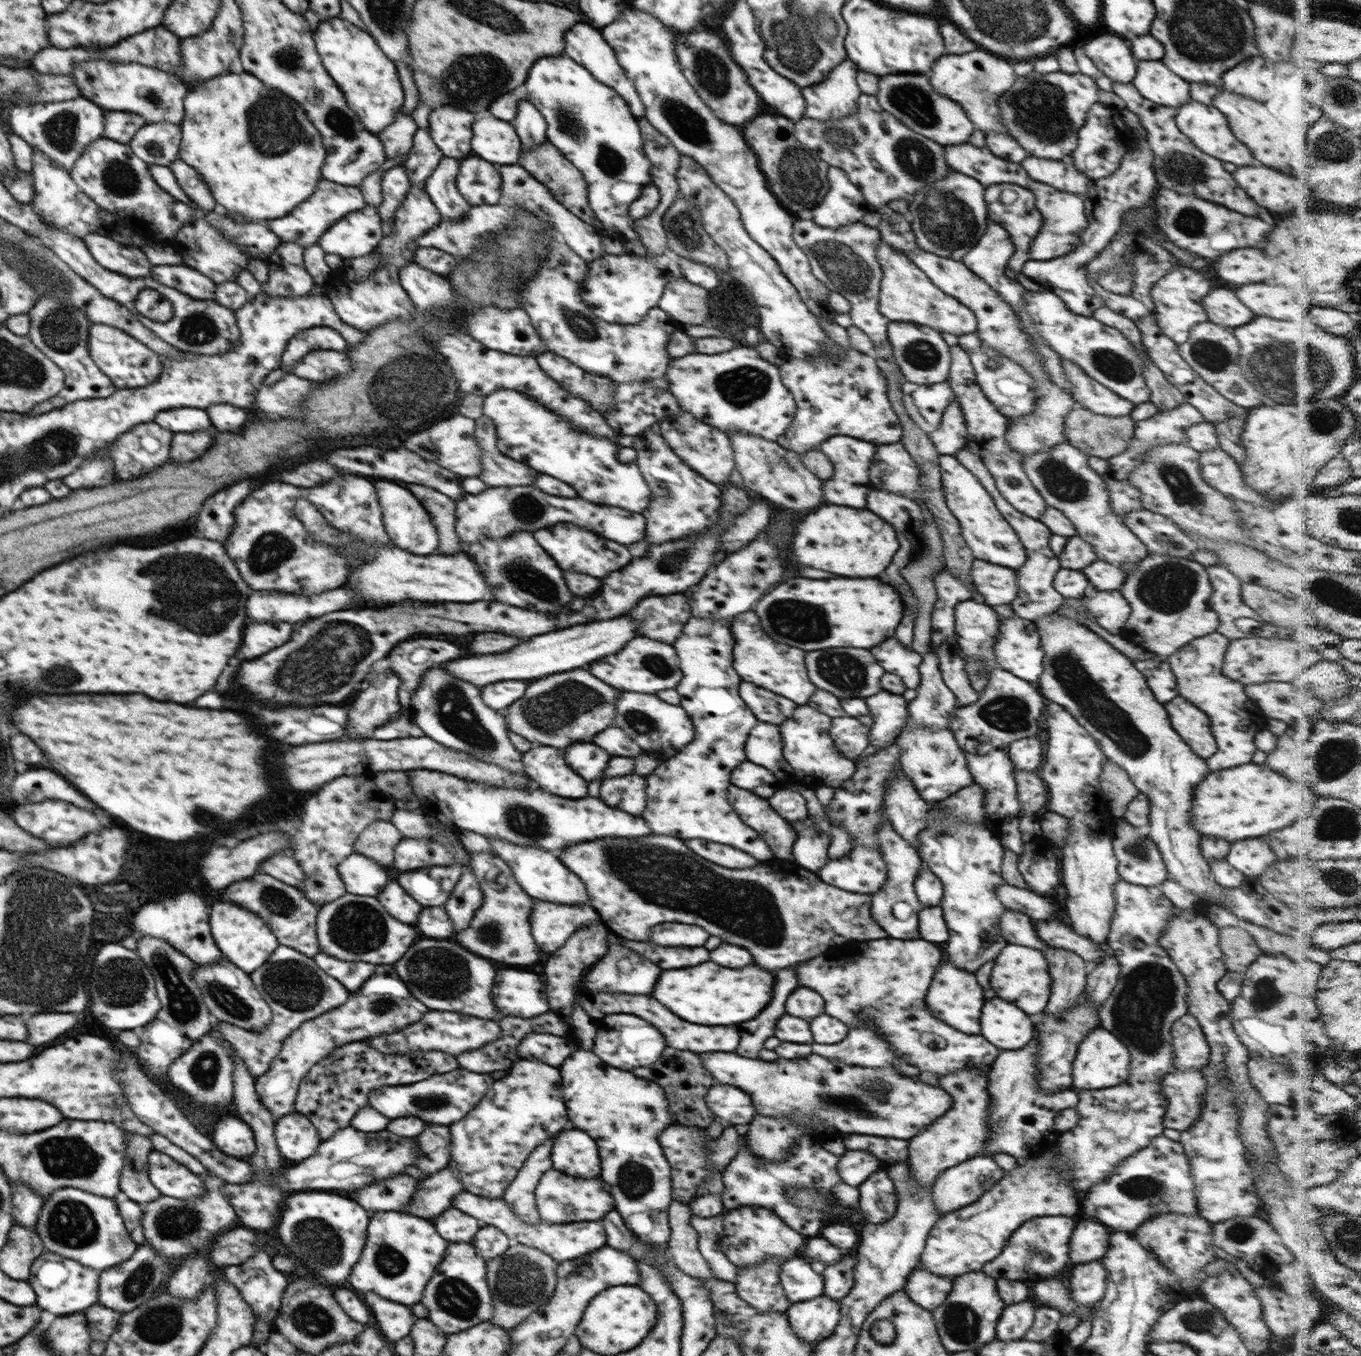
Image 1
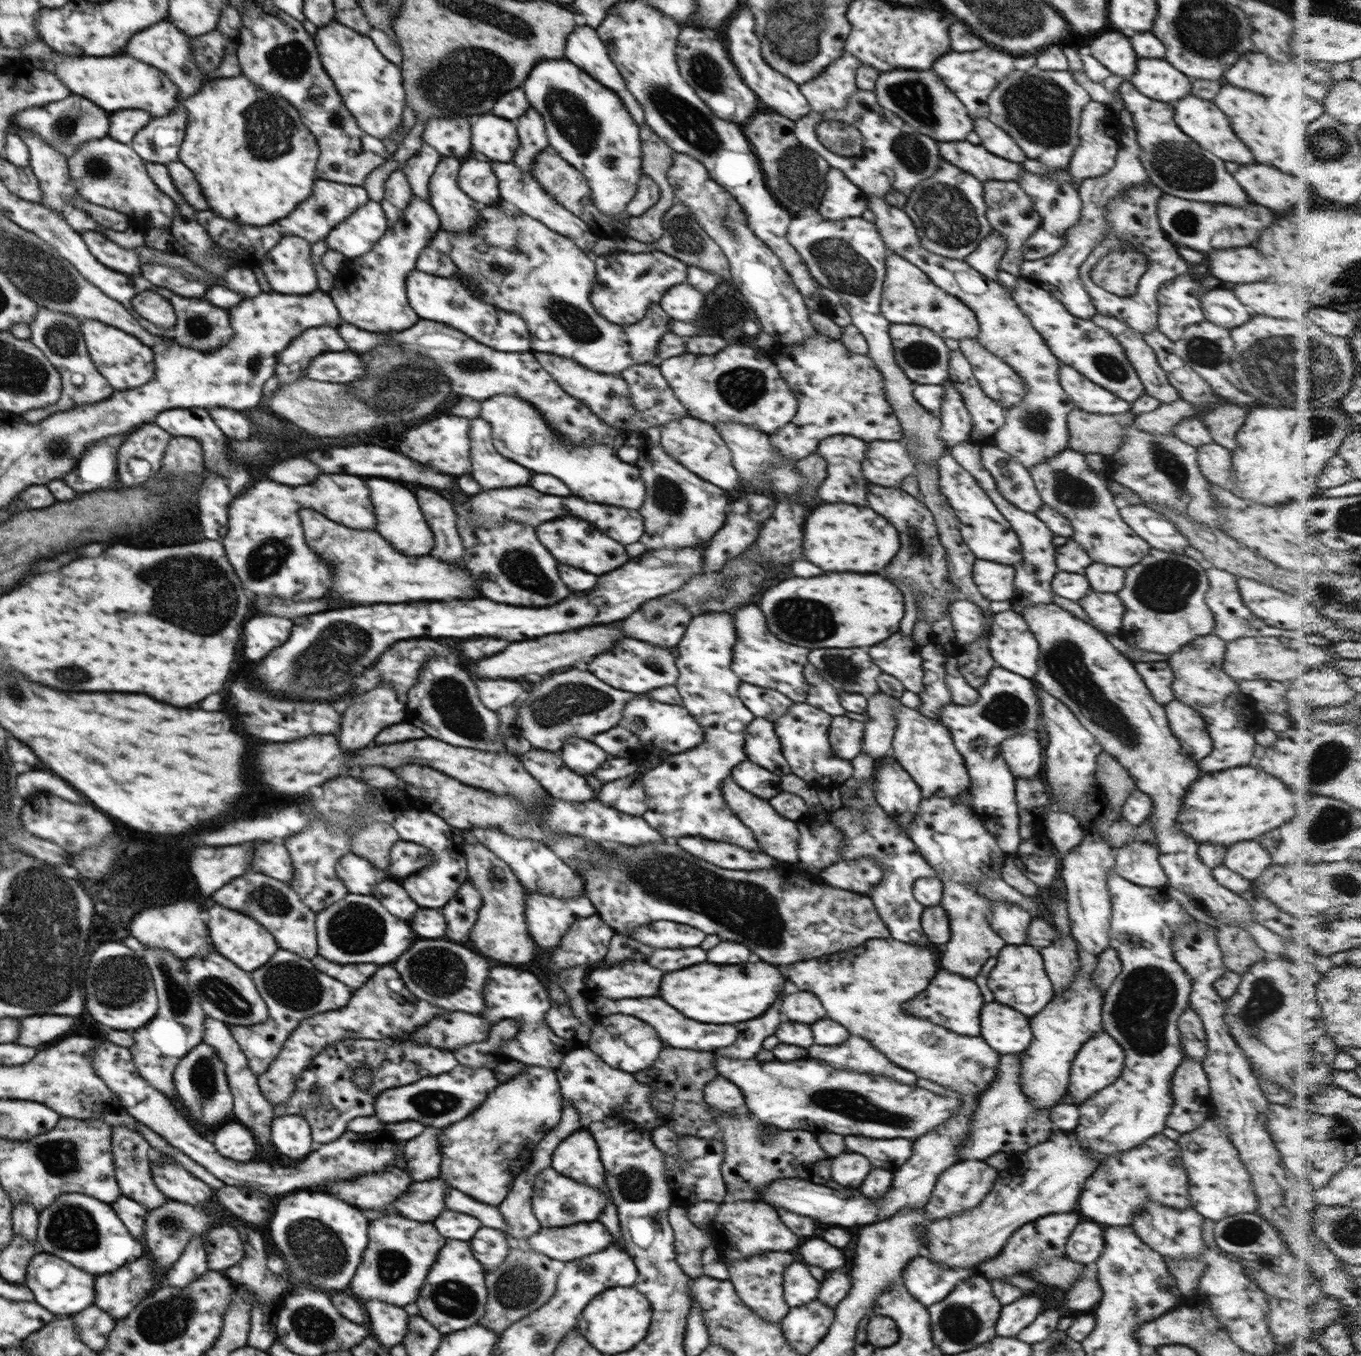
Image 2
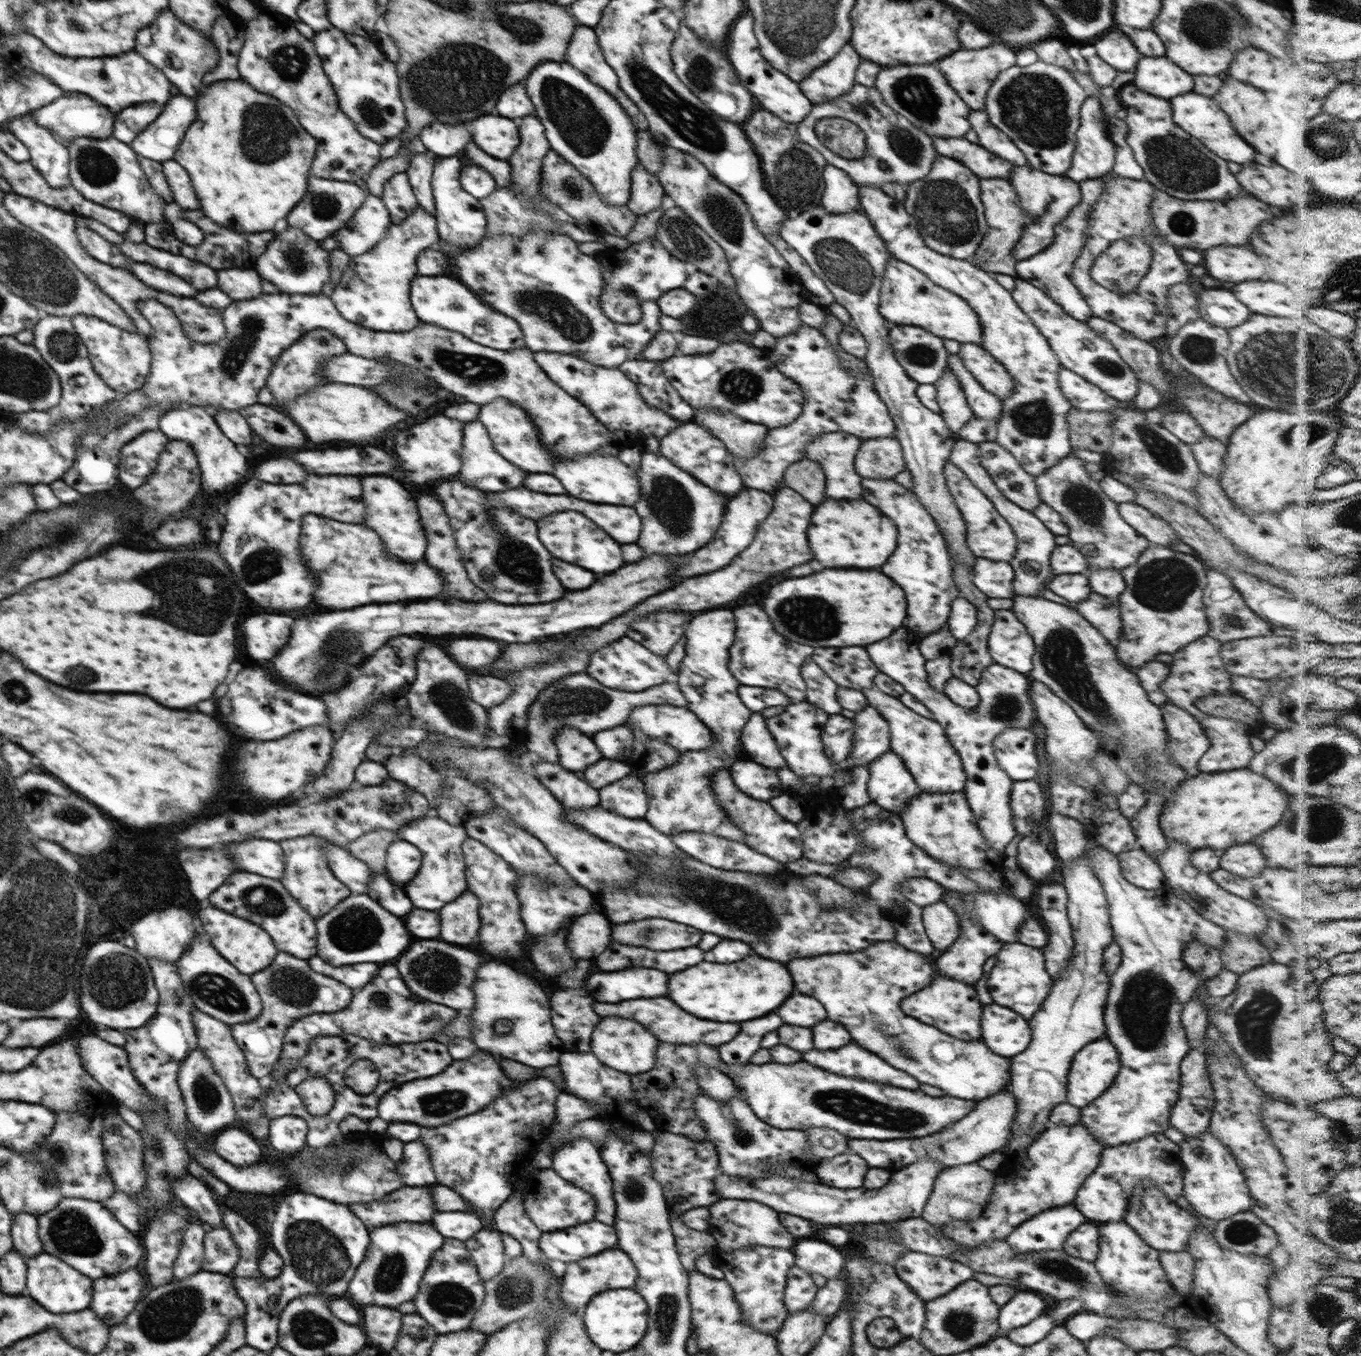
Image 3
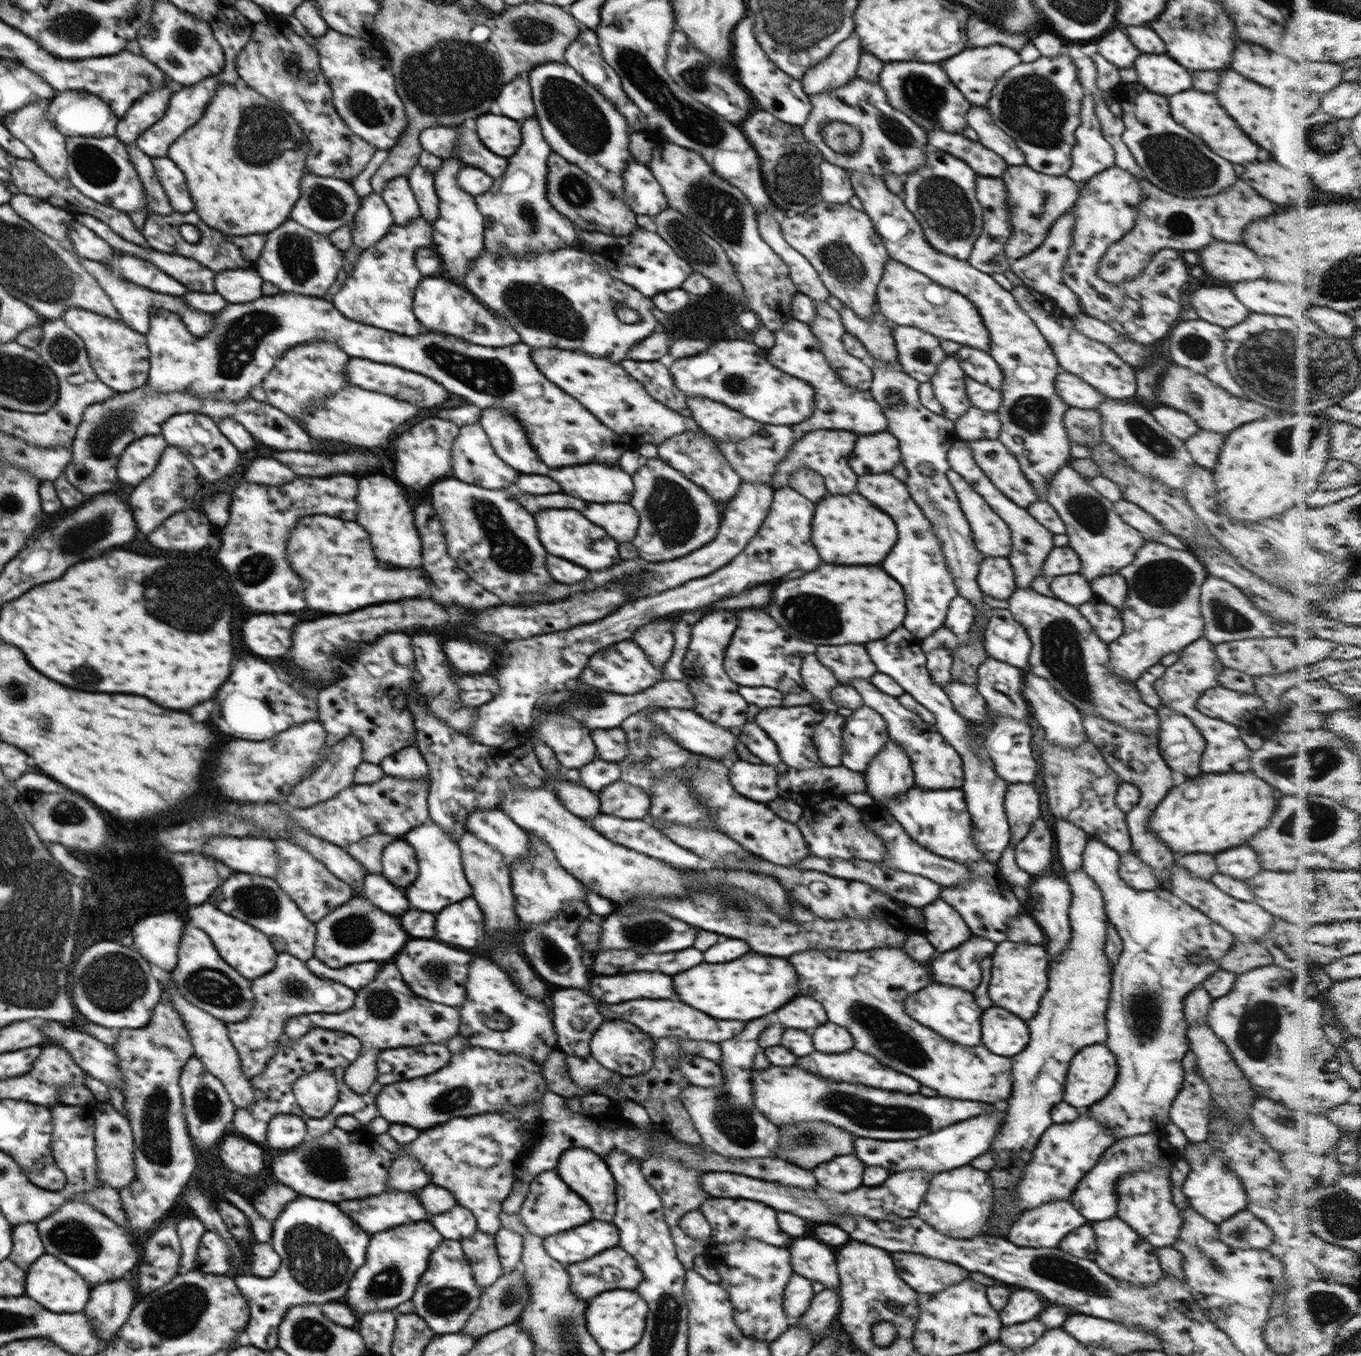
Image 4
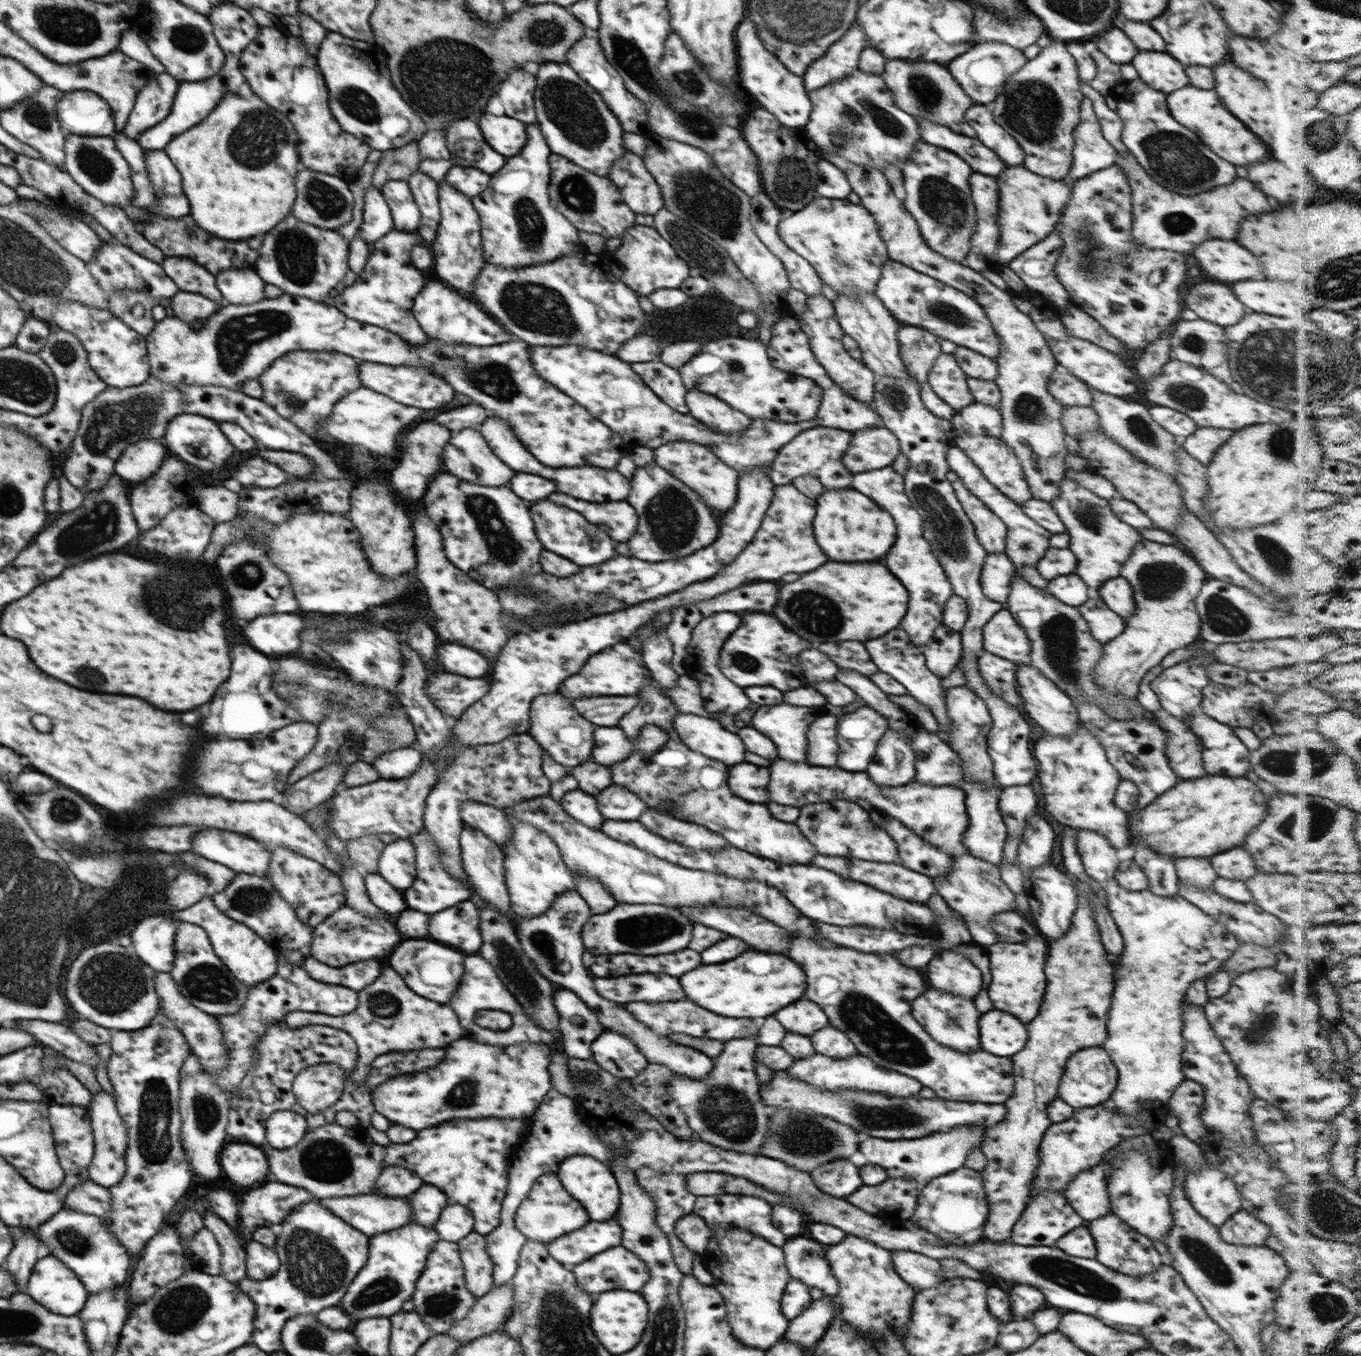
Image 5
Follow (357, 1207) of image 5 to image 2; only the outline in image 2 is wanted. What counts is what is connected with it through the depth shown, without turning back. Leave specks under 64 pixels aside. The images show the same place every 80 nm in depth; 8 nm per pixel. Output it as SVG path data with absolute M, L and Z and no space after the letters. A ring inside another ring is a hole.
M440 1178L428 1182L416 1182L410 1185L406 1192L400 1193L400 1196L389 1204L384 1210L361 1209L366 1220L378 1220L384 1214L400 1214L404 1218L416 1220L418 1222L433 1222L444 1208L444 1194L446 1194L446 1182ZM414 1186L414 1192L412 1192ZM414 1194L414 1196L412 1196ZM414 1198L414 1200L412 1200Z

